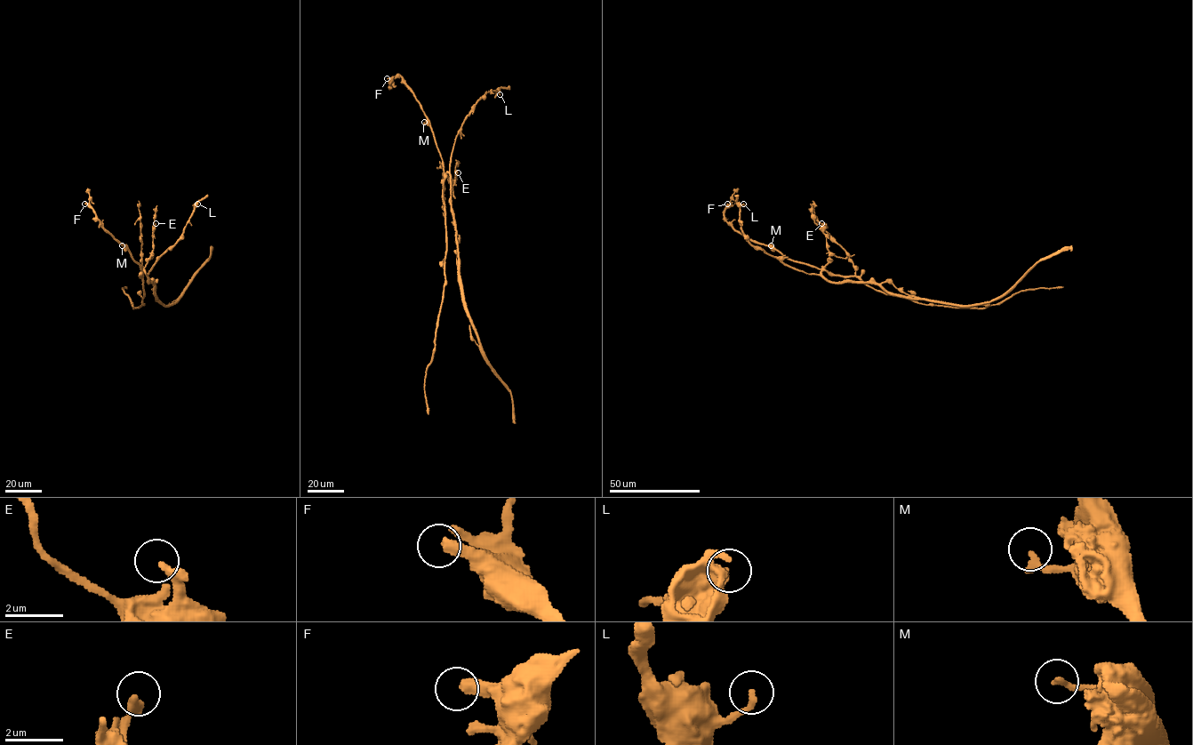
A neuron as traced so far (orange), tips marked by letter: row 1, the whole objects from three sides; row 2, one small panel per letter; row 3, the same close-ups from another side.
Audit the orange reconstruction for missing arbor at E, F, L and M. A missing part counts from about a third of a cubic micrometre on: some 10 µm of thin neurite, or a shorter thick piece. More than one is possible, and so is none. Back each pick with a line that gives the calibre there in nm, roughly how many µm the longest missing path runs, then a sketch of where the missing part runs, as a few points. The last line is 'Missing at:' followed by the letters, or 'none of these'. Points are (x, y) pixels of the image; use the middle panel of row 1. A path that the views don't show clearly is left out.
F: calibre 400 nm; missing 20 µm
Missing at: F

